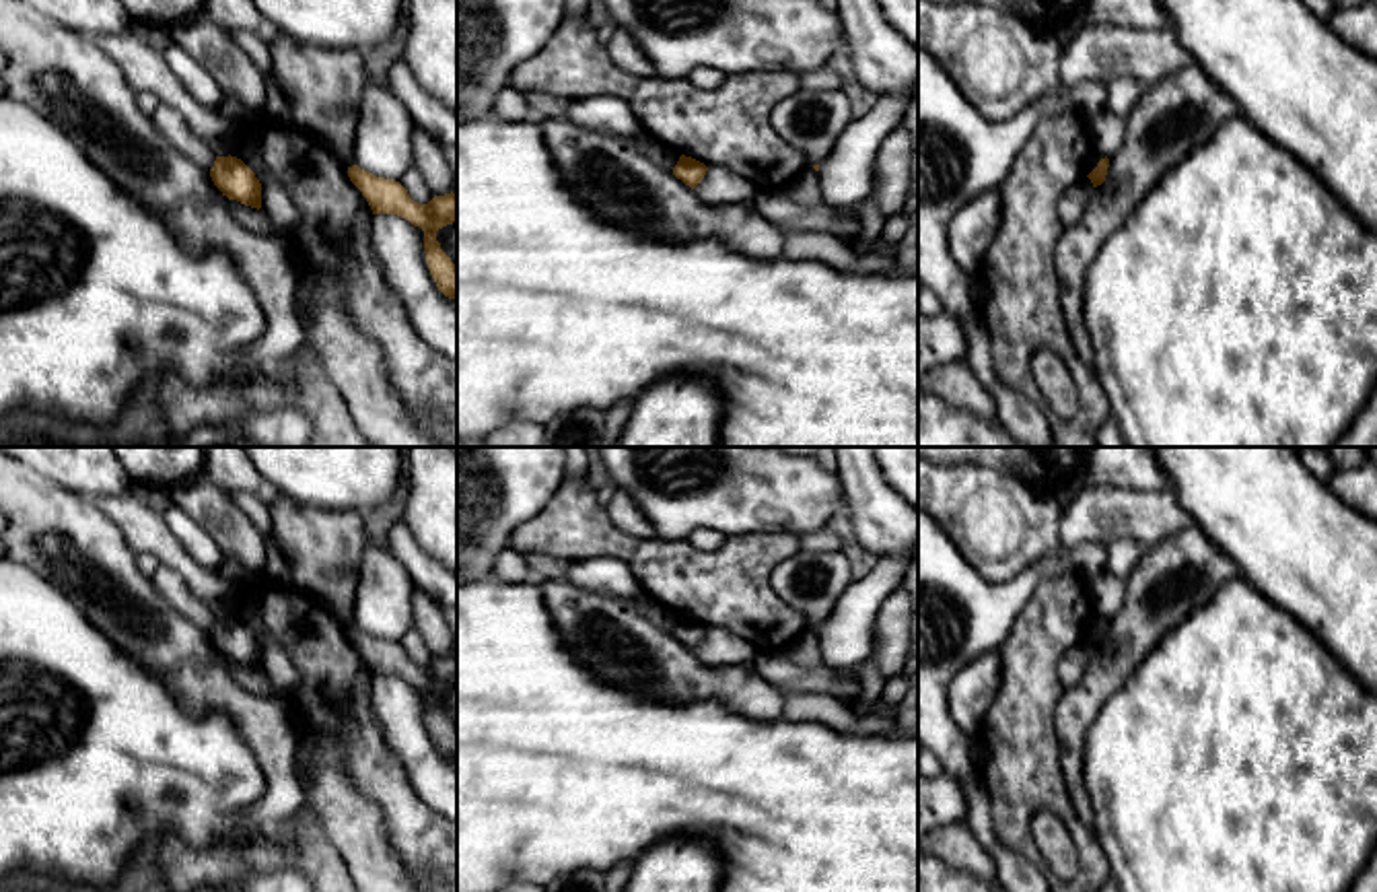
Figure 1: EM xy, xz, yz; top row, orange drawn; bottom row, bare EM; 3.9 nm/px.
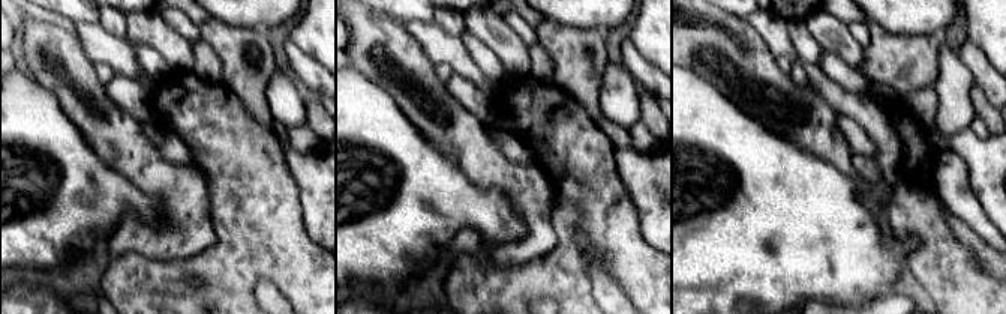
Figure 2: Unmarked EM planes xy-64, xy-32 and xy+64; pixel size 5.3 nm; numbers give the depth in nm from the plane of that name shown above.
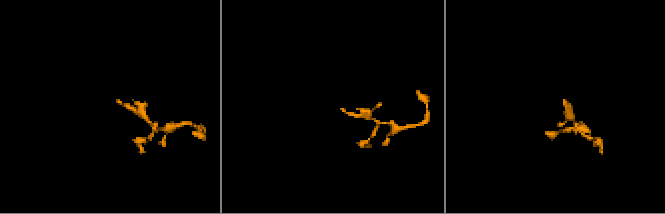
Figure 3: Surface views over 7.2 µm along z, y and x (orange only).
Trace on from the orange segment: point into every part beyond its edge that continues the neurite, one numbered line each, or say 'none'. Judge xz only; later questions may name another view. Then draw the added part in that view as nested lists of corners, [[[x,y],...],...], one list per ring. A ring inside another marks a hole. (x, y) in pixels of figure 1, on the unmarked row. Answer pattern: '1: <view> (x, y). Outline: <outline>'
none

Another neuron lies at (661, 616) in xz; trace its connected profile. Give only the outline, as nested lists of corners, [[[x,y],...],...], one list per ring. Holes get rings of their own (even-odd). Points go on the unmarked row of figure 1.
[[[634,599],[634,608],[640,616],[648,618],[659,630],[673,634],[679,614],[667,606]]]

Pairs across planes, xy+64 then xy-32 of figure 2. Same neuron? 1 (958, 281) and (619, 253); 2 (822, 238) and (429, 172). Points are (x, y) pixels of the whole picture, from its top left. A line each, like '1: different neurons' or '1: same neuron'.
1: different neurons
2: same neuron

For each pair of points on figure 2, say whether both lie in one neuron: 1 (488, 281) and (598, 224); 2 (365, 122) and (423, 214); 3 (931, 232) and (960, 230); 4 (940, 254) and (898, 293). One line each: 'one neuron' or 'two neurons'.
1: one neuron
2: one neuron
3: two neurons
4: two neurons

